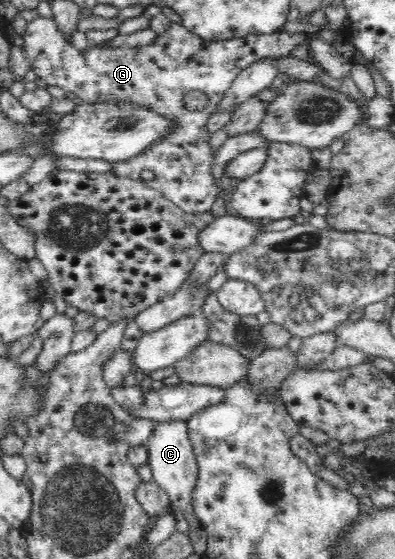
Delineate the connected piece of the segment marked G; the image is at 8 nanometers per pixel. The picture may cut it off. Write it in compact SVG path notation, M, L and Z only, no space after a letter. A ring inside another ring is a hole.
M39 17L26 26L23 49L35 75L41 77L46 85L71 91L87 104L96 105L111 103L111 101L127 101L127 104L143 106L143 108L172 121L170 134L167 134L158 142L153 142L139 155L111 163L112 171L119 177L129 177L135 181L143 182L147 187L164 192L164 195L173 203L179 205L183 211L194 215L201 213L201 211L210 211L215 199L221 193L221 187L212 174L212 161L218 149L212 150L209 146L212 133L207 131L207 120L213 113L217 112L217 107L219 107L224 93L244 69L252 66L259 59L263 59L263 57L285 58L308 40L309 34L287 33L280 30L275 31L275 33L267 33L267 35L247 35L247 37L225 41L204 41L201 37L190 33L181 22L173 22L169 25L168 31L165 31L163 36L159 36L153 45L142 47L102 47L102 45L97 45L89 46L88 50L82 53L77 51L69 40L59 32L57 24L52 18ZM189 91L202 91L207 95L209 103L203 111L189 111L184 107L185 93L189 93ZM143 169L153 171L155 179L144 180L141 178Z

